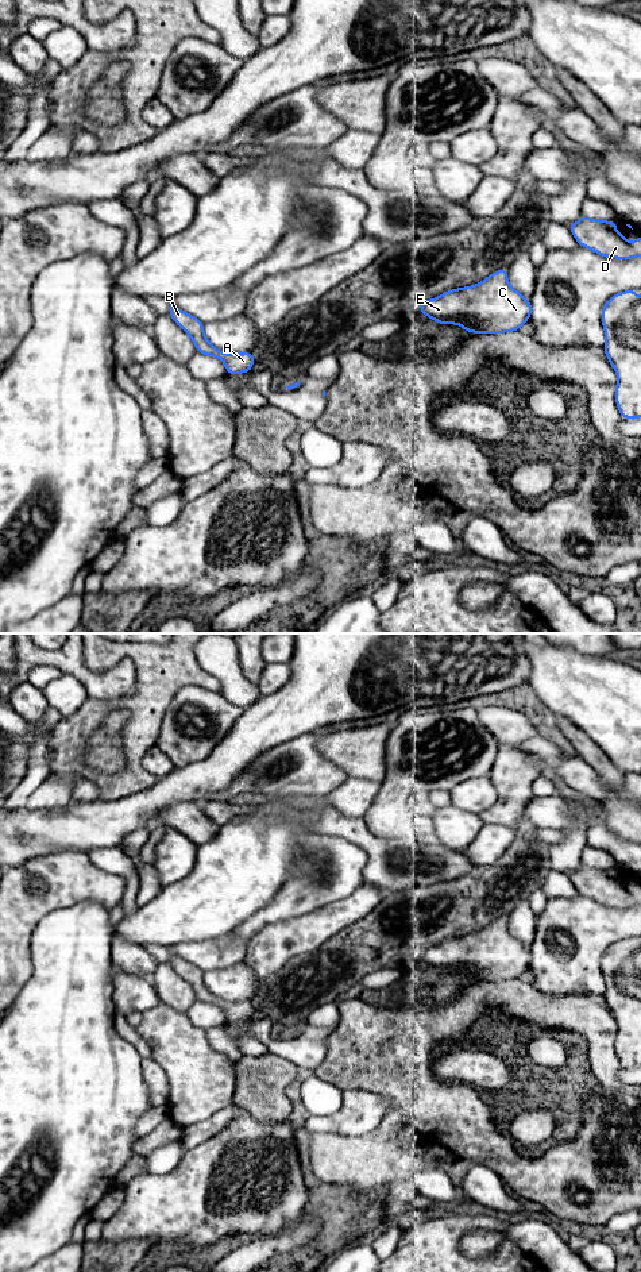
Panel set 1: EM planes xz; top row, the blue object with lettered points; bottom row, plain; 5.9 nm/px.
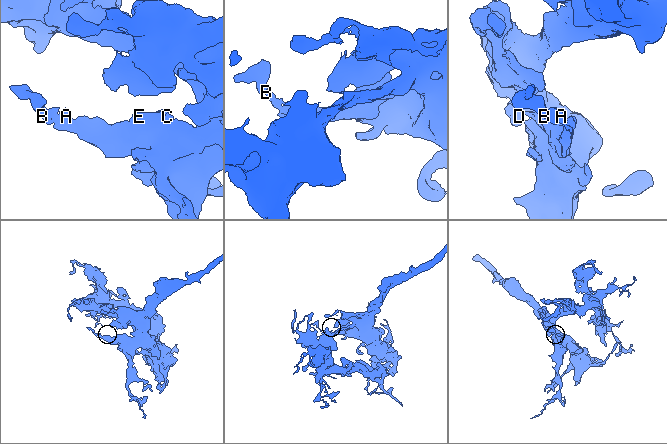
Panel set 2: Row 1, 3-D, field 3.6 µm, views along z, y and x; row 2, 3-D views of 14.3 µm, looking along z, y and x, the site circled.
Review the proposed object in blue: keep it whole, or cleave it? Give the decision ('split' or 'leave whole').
leave whole

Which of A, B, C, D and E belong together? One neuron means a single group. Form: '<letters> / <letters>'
A B C D E

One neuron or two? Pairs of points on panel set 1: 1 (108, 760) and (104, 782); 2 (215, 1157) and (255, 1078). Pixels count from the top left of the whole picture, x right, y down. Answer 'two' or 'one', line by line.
1: two
2: one

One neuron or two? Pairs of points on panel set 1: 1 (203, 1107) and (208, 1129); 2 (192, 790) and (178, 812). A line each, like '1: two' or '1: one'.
1: two
2: two

